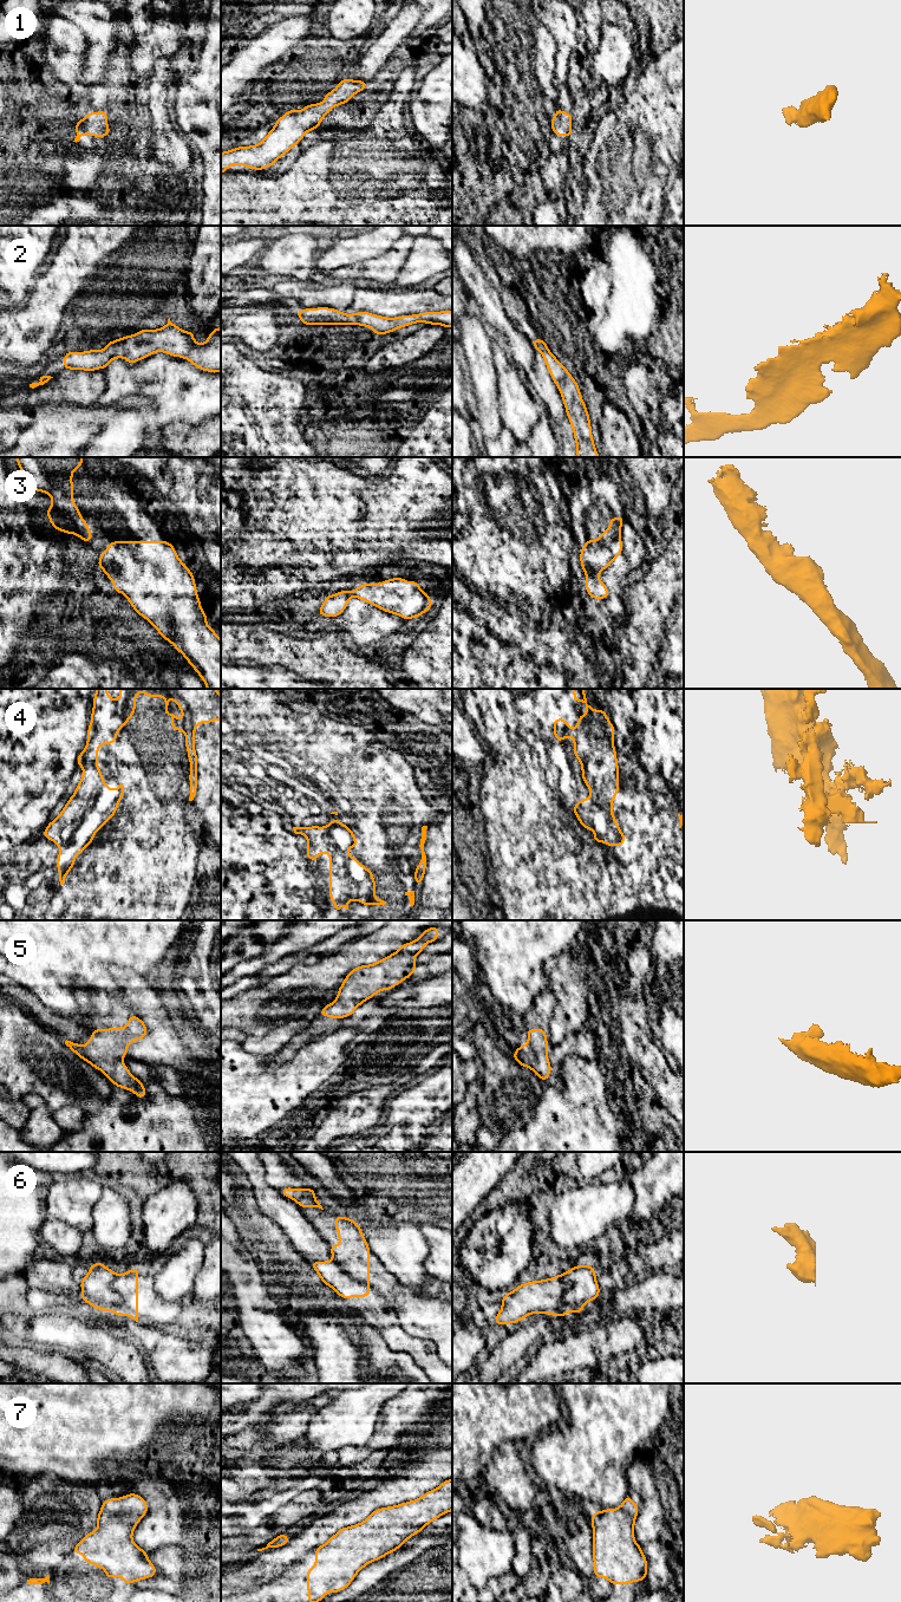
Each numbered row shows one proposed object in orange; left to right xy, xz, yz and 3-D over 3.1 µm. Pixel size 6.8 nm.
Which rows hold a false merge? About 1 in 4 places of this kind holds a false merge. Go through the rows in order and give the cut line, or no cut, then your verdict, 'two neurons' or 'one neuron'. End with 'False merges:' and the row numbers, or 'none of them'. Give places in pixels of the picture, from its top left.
1: no cut; one neuron
2: no cut; one neuron
3: no cut; one neuron
4: cut in yz along (596, 794), (593, 820), (609, 824); two neurons
5: no cut; one neuron
6: cut in xy along (117, 1275), (112, 1288), (119, 1295), (121, 1303), (112, 1310); two neurons
7: no cut; one neuron
False merges: 4, 6

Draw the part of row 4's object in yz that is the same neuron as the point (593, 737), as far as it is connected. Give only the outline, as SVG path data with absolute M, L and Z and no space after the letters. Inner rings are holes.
M572 689L574 692L573 702L583 702L586 704L586 715L582 716L579 712L579 721L576 723L575 729L570 729L566 718L554 718L553 725L554 730L553 734L555 740L561 742L564 737L573 737L574 738L574 756L579 760L582 764L581 773L583 783L590 789L590 797L589 799L581 799L574 807L573 812L576 815L577 820L582 825L585 829L592 829L595 833L593 838L594 842L605 842L608 847L612 847L613 844L609 841L614 839L619 833L619 825L615 821L615 816L611 810L611 820L612 822L608 823L603 820L600 825L595 823L593 820L593 810L594 805L593 802L596 800L598 795L603 795L607 800L612 801L616 796L616 793L620 790L619 779L619 764L616 760L616 750L614 748L614 734L615 729L612 722L608 719L606 711L603 709L593 710L590 703L587 701L585 695L585 689Z

